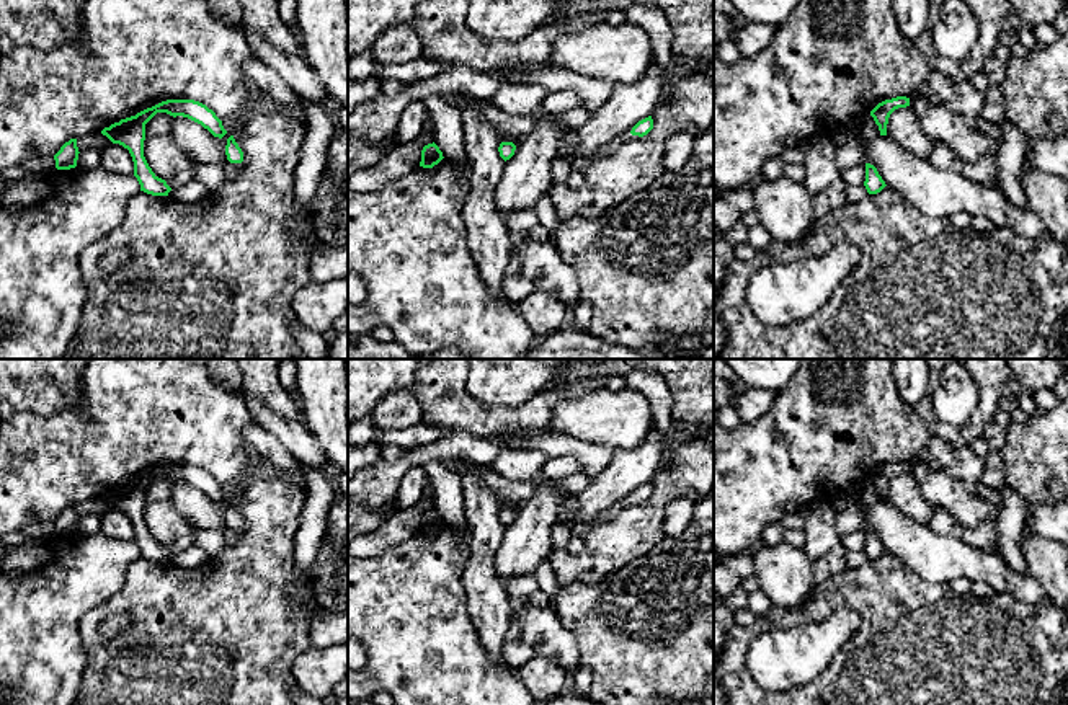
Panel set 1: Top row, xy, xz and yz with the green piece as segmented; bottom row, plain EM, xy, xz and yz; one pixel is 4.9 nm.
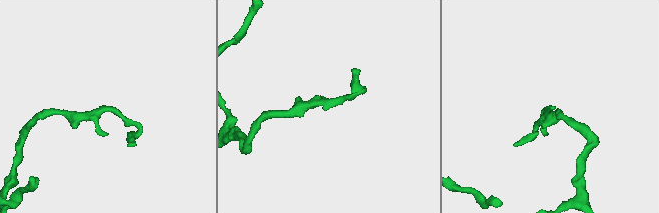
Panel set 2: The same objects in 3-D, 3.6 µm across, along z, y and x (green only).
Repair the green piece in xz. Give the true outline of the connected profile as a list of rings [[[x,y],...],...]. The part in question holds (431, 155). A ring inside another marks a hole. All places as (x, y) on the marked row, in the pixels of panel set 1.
[[[433,142],[423,147],[421,150],[421,162],[420,166],[423,168],[433,168],[434,165],[438,165],[443,160],[443,152],[439,150],[439,147]]]

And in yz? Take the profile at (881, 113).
[[[897,96],[892,100],[885,100],[879,103],[872,111],[870,116],[874,118],[875,124],[879,126],[880,135],[887,135],[887,124],[890,114],[898,108],[910,106],[910,98],[906,96]]]

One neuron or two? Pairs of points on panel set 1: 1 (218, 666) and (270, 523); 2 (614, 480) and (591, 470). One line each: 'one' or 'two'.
1: one
2: two

